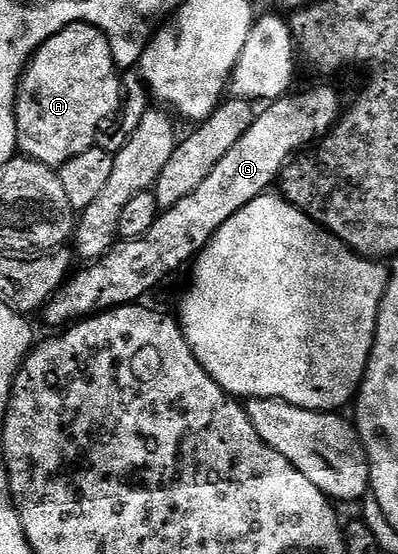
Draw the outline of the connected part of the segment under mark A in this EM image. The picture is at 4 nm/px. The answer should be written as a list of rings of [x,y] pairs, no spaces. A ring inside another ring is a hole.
[[[72,23],[34,52],[16,88],[16,145],[21,156],[59,169],[70,157],[95,147],[98,125],[108,122],[120,110],[122,75],[119,70],[116,72],[118,60],[112,55],[112,45],[93,23]]]

